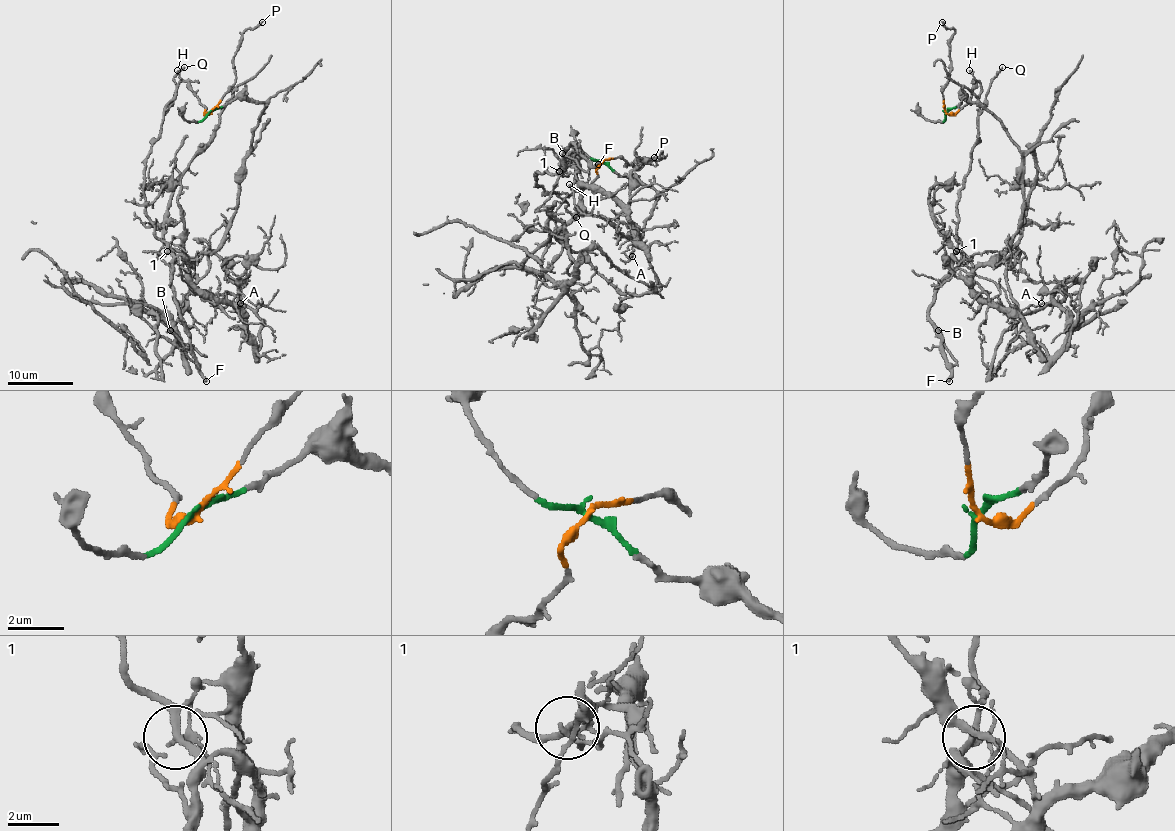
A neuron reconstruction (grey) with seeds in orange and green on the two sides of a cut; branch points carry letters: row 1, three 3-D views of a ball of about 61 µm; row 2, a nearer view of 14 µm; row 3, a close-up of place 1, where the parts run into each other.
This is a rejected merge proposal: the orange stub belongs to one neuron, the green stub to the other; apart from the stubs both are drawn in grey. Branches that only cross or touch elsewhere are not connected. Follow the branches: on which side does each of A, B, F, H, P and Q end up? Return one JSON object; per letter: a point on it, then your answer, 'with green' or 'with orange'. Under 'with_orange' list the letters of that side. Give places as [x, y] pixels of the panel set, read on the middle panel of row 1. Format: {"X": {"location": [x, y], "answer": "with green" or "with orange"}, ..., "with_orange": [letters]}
{"A": {"location": [632, 256], "answer": "with green"}, "B": {"location": [562, 153], "answer": "with orange"}, "F": {"location": [598, 164], "answer": "with orange"}, "H": {"location": [569, 184], "answer": "with orange"}, "P": {"location": [654, 157], "answer": "with orange"}, "Q": {"location": [576, 217], "answer": "with orange"}, "with_orange": ["B", "F", "H", "P", "Q"]}

